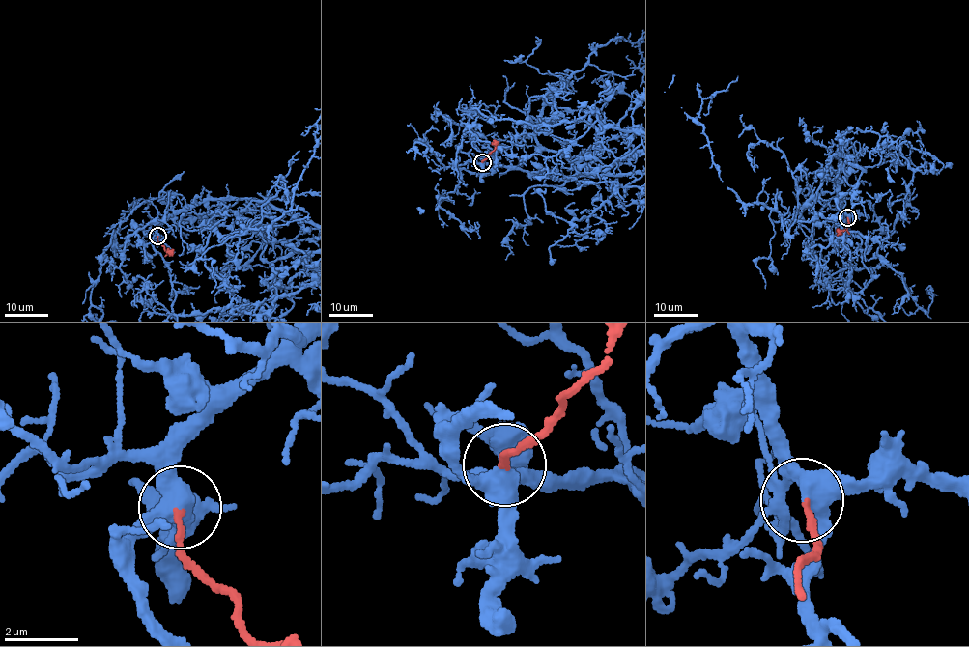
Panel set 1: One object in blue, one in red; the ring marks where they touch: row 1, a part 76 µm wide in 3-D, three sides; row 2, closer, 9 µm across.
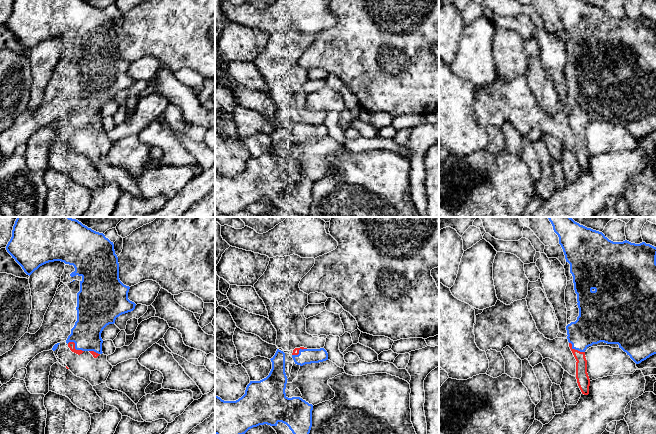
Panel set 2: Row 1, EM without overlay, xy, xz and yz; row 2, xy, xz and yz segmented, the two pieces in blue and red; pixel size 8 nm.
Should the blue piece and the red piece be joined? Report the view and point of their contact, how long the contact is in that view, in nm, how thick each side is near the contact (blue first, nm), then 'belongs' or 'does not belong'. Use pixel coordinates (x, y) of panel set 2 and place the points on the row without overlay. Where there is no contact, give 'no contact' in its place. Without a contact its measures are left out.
xy (75, 122) | 150 nm | 240/60 nm | belongs

